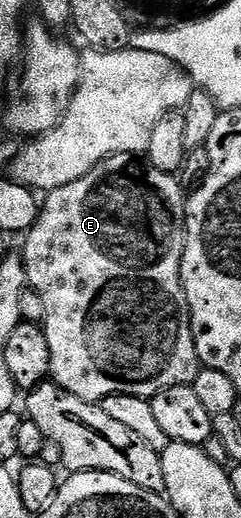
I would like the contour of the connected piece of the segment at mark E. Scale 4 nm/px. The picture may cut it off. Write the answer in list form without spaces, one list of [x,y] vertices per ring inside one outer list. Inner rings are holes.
[[[121,153],[115,157],[109,157],[100,162],[96,167],[92,167],[92,171],[88,171],[88,175],[84,175],[80,179],[76,179],[76,183],[68,183],[68,187],[60,187],[56,191],[45,194],[44,200],[41,202],[38,218],[36,223],[25,234],[26,246],[20,249],[22,258],[22,266],[26,268],[26,284],[31,290],[38,292],[38,297],[42,300],[42,305],[46,308],[46,321],[44,320],[44,328],[46,338],[48,339],[48,351],[50,352],[50,377],[55,385],[59,385],[64,391],[68,391],[72,395],[76,395],[85,401],[101,403],[105,397],[112,395],[136,395],[137,397],[145,397],[147,399],[155,397],[160,391],[164,391],[168,387],[180,387],[181,385],[193,385],[200,362],[196,355],[196,343],[192,335],[192,327],[190,326],[190,308],[188,307],[188,299],[184,295],[184,287],[182,286],[182,256],[184,255],[184,243],[186,242],[186,203],[187,194],[182,194],[182,185],[178,182],[179,178],[172,173],[164,171],[156,171],[156,167],[152,167],[149,160],[143,159],[141,156],[133,153]]]

